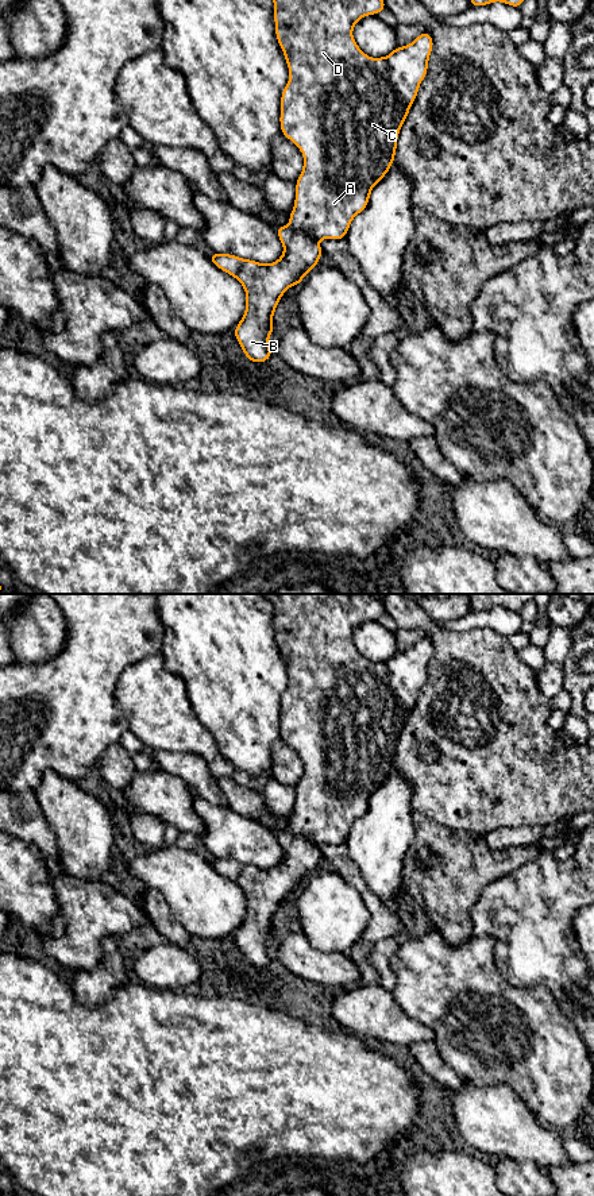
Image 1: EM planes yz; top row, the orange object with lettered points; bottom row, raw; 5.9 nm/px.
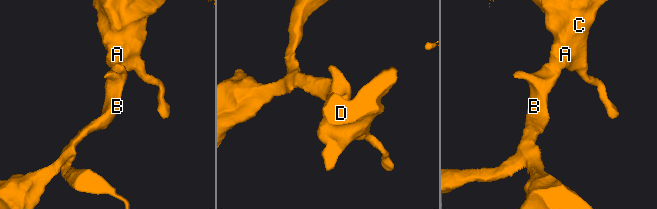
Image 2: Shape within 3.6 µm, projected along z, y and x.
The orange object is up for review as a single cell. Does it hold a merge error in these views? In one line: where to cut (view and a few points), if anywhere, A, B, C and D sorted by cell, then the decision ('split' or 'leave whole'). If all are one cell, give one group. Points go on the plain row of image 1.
no cut | A B C D | leave whole

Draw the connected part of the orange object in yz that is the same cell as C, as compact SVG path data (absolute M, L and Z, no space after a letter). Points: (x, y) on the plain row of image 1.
M263 594L274 606L275 641L289 672L289 686L281 699L281 737L302 757L304 772L296 786L294 813L289 830L277 833L284 859L265 869L232 859L209 860L212 868L236 883L246 896L246 917L234 934L246 962L255 968L267 967L273 958L269 941L274 935L273 919L284 898L300 890L304 881L317 872L324 859L319 846L346 842L350 829L367 811L373 792L387 779L394 767L398 737L413 710L421 686L427 680L433 653L431 638L423 636L412 648L397 651L387 661L371 663L356 649L352 634L367 620L386 613L385 605L370 594Z

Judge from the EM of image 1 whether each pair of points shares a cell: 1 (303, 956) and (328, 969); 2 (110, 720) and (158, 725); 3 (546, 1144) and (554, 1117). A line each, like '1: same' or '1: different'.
1: same
2: different
3: different

